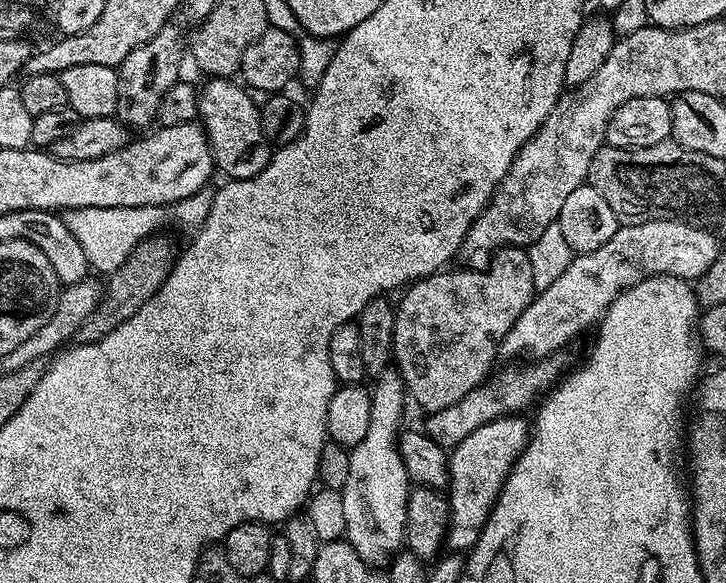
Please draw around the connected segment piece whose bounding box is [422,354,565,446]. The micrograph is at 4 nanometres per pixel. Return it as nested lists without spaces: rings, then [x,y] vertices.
[[[553,354],[533,359],[531,362],[516,362],[513,363],[516,364],[513,368],[508,368],[505,372],[498,373],[497,371],[496,378],[494,376],[489,382],[474,389],[470,394],[466,394],[466,398],[454,402],[454,406],[446,406],[446,410],[427,413],[428,421],[422,424],[423,431],[441,446],[455,446],[458,442],[462,442],[462,438],[474,434],[474,430],[478,430],[478,426],[486,422],[496,420],[500,416],[523,413],[525,411],[523,408],[530,407],[531,409],[541,397],[551,392],[557,381],[561,379],[565,371],[564,360],[561,356]]]

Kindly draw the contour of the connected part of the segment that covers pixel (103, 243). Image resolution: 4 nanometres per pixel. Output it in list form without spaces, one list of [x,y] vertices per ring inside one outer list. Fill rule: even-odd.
[[[204,187],[200,192],[190,194],[190,198],[182,198],[171,207],[158,206],[118,206],[117,208],[70,208],[63,213],[66,230],[78,238],[88,259],[89,269],[96,268],[103,274],[111,274],[119,270],[126,258],[149,236],[157,235],[167,222],[168,216],[180,228],[199,229],[204,219],[210,214],[213,189]]]

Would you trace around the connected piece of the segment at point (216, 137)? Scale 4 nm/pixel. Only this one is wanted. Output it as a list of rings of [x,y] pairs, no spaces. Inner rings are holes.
[[[212,78],[205,88],[199,89],[199,123],[208,136],[208,145],[212,151],[212,163],[225,172],[228,180],[254,178],[268,165],[274,151],[273,145],[263,130],[261,109],[247,96],[249,93],[235,79]]]

